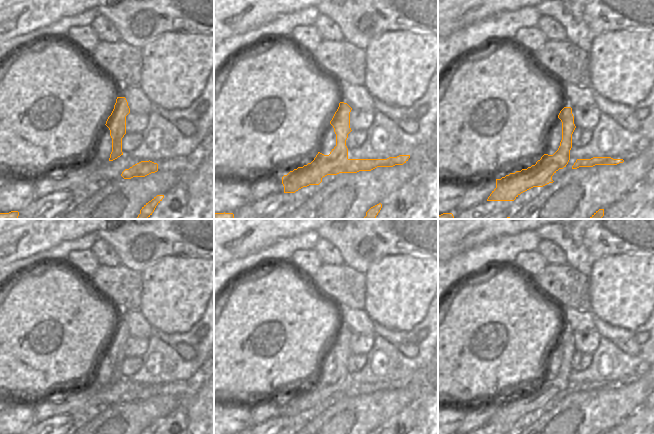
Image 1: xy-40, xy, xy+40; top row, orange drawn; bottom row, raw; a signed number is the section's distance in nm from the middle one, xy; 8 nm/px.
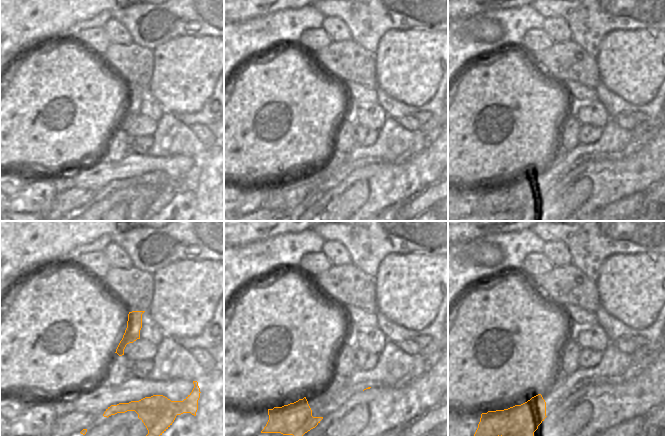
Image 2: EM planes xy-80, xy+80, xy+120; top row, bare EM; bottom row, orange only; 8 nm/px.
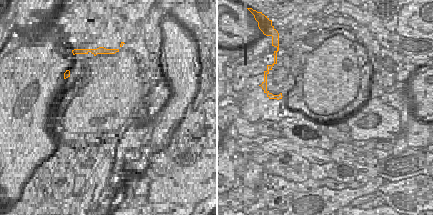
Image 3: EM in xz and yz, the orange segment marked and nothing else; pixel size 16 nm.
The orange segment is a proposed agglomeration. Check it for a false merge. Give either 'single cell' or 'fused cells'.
fused cells

